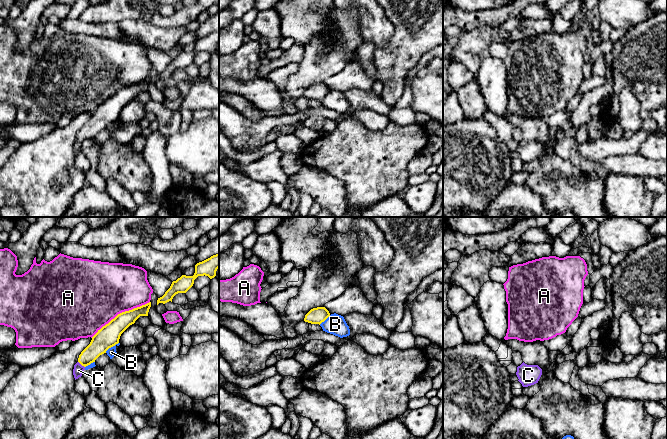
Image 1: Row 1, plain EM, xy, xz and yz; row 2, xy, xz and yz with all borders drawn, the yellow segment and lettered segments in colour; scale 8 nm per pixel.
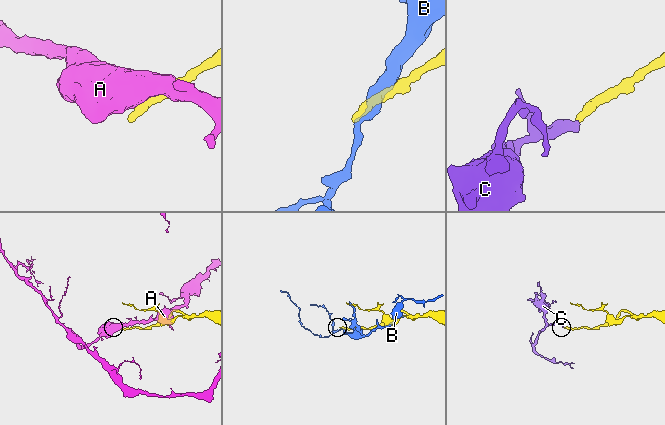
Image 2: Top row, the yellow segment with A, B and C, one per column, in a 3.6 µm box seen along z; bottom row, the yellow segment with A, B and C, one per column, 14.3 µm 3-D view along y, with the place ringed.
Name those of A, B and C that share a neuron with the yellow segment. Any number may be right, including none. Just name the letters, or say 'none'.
C

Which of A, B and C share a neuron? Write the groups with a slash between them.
A / B / C

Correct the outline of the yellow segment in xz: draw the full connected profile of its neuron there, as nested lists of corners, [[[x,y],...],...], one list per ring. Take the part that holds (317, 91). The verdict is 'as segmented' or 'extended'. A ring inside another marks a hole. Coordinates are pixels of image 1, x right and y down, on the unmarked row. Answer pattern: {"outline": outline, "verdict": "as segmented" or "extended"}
{"outline": [[[317,83],[311,85],[304,94],[305,98],[311,100],[321,100],[330,92],[329,87],[325,83]]], "verdict": "as segmented"}

